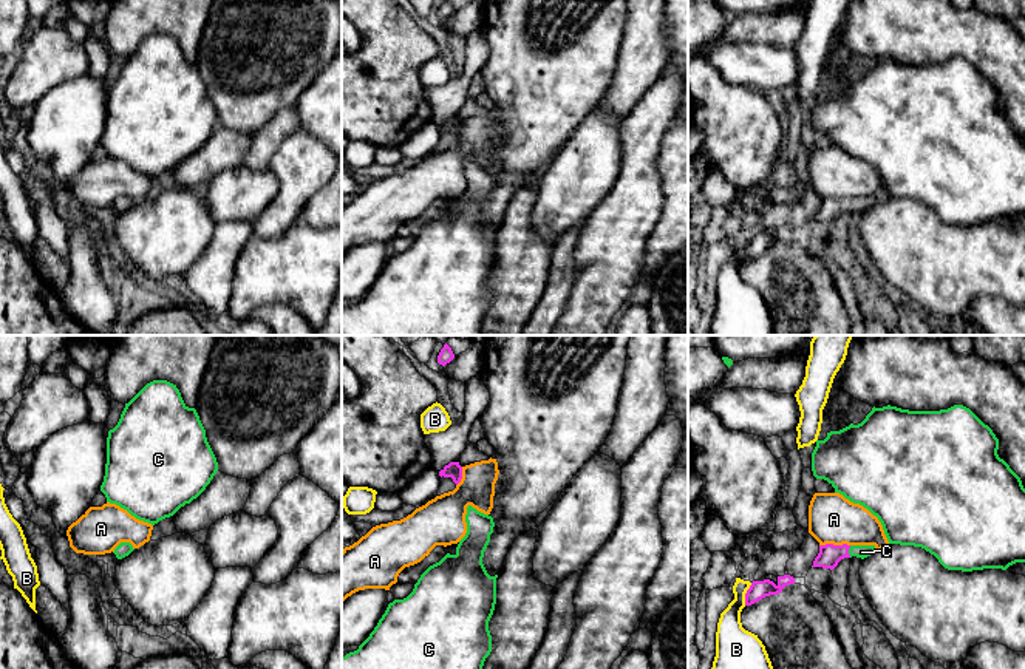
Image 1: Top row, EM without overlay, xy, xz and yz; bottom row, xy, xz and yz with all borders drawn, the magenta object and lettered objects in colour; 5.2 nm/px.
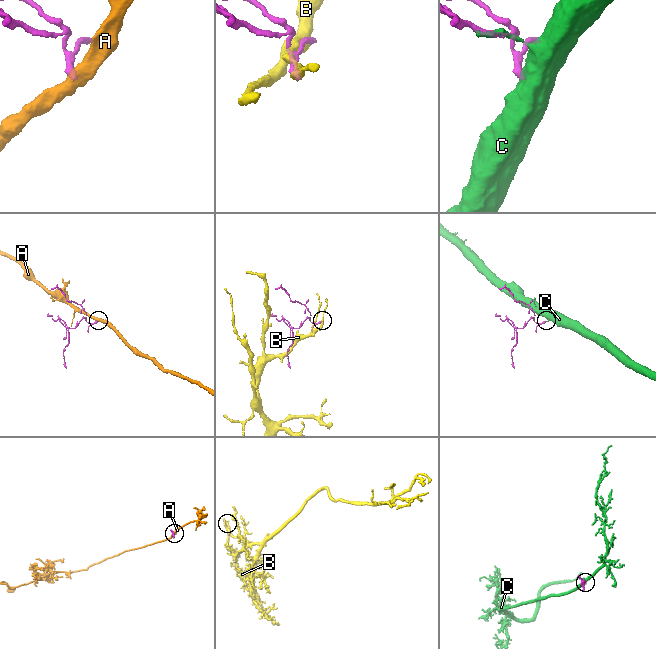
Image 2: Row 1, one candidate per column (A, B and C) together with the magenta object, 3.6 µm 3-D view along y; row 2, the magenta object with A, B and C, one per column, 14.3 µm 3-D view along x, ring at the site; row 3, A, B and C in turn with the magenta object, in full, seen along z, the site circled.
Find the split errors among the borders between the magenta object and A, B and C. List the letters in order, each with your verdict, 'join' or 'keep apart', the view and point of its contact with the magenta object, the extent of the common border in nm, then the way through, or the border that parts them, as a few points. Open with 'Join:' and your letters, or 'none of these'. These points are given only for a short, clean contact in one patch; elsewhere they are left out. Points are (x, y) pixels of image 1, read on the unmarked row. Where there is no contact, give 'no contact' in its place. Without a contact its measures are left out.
Join: C
A: keep apart; contact yz (832, 198); length 160 nm; border yz (849, 198), (820, 200)
B: keep apart; contact yz (745, 247); length 130 nm
C: join; contact yz (847, 206); length 60 nm; way yz (829, 209), (847, 206), (861, 206)

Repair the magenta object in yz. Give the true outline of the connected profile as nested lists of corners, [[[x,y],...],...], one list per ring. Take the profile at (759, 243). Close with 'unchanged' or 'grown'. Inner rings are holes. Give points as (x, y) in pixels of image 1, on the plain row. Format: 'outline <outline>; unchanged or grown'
outline [[[790,229],[778,230],[776,238],[770,233],[753,235],[745,247],[745,260],[751,260],[765,250],[778,249],[788,238],[795,238],[795,232]]]; unchanged

